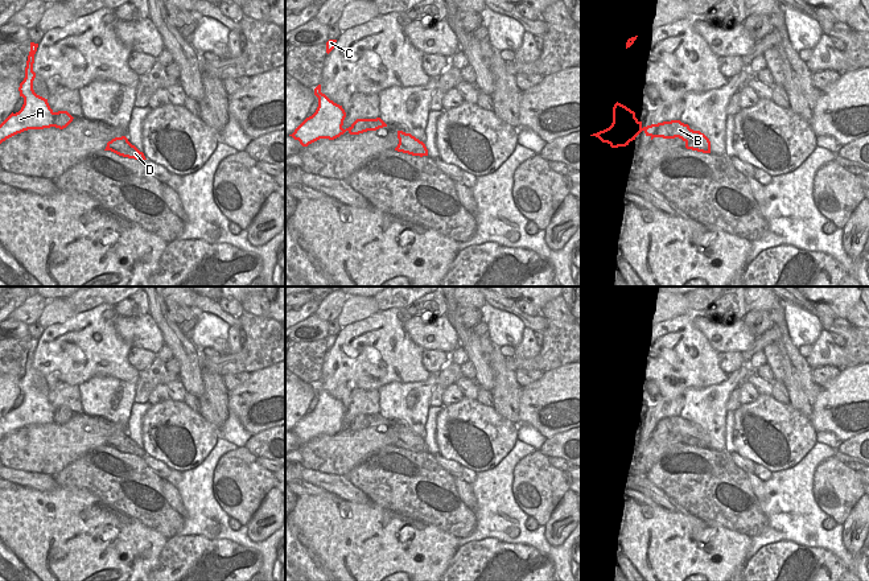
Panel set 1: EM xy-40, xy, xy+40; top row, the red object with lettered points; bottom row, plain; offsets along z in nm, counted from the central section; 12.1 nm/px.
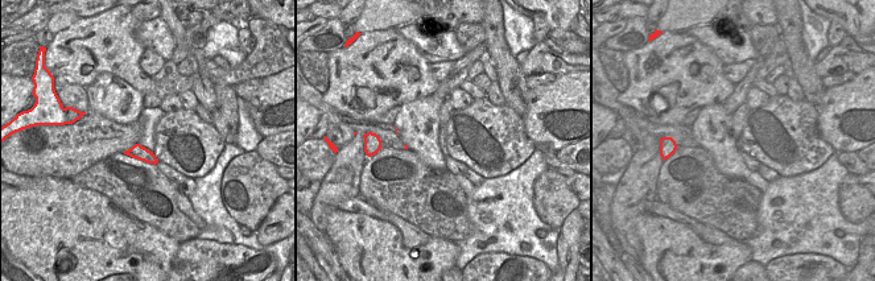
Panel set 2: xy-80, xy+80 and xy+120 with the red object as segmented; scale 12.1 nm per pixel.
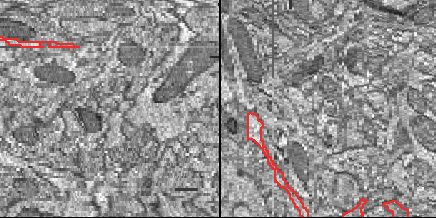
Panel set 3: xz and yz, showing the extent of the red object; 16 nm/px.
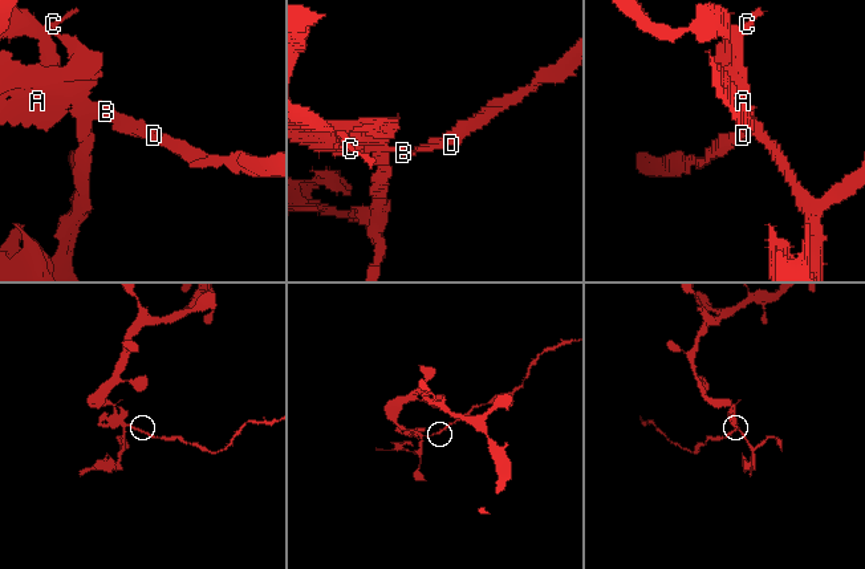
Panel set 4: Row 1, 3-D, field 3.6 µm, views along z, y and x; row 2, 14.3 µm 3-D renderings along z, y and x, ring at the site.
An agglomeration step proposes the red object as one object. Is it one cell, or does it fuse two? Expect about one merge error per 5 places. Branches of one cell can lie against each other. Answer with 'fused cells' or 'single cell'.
fused cells

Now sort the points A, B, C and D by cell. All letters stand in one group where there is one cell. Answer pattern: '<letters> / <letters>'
A C / B D

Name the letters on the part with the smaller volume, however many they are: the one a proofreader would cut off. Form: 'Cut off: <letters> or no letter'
Cut off: B, D

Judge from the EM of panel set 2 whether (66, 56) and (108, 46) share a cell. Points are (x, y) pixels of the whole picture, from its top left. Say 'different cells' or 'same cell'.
same cell

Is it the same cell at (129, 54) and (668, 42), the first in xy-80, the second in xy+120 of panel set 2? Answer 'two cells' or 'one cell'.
one cell

